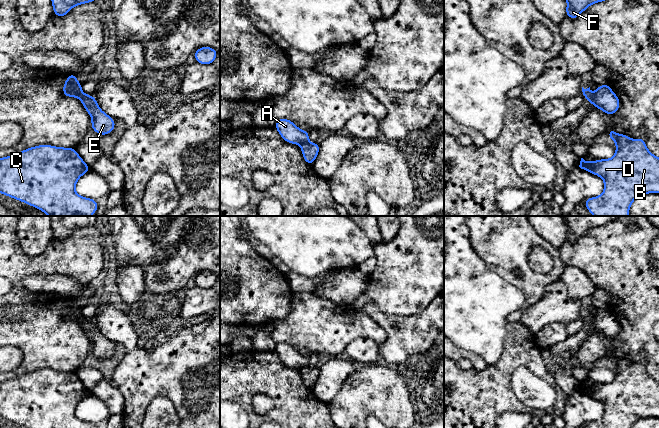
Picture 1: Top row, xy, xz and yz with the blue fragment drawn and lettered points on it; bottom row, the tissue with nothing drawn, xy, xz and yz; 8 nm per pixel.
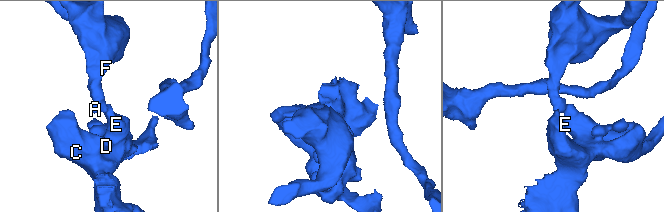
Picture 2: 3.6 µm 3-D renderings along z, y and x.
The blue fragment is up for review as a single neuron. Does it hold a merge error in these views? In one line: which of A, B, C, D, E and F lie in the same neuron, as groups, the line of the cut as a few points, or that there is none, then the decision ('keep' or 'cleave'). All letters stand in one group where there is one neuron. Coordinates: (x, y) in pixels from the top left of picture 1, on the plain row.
A F / B C D E | yz (594, 317), (591, 326) | cleave

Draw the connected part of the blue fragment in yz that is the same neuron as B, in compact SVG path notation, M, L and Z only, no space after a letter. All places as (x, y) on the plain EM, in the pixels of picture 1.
M612 352L608 362L616 366L616 377L610 383L601 383L586 386L581 382L579 391L604 404L604 415L600 420L591 421L584 425L584 428L632 428L642 418L659 417L659 382L653 379L646 370L645 364L641 362L630 363L626 358L617 358Z

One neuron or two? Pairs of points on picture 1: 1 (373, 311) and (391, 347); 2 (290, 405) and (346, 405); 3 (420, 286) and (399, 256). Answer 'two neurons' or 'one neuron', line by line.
1: one neuron
2: two neurons
3: one neuron

